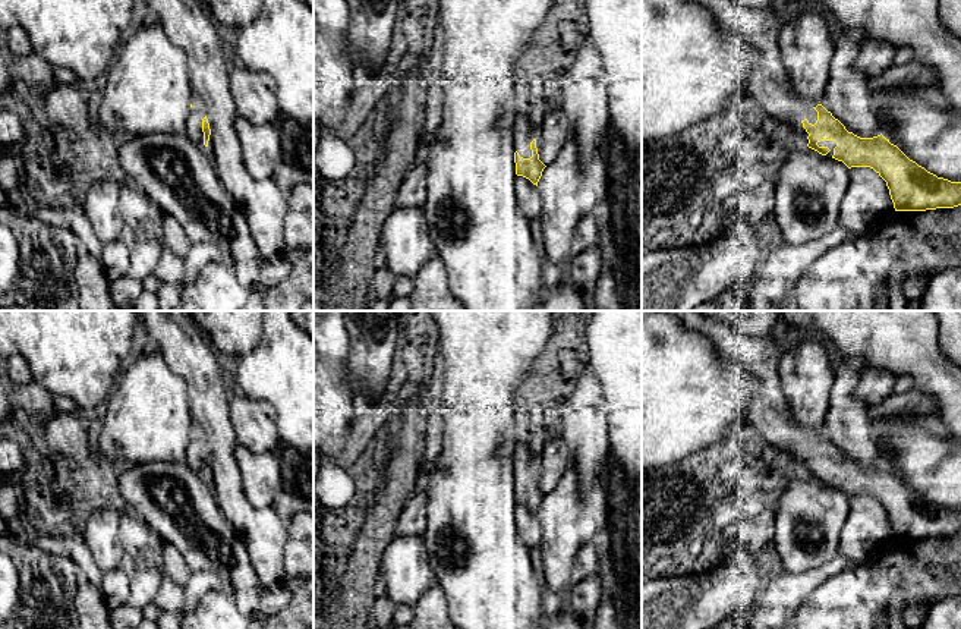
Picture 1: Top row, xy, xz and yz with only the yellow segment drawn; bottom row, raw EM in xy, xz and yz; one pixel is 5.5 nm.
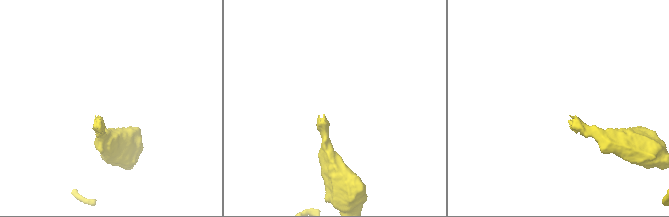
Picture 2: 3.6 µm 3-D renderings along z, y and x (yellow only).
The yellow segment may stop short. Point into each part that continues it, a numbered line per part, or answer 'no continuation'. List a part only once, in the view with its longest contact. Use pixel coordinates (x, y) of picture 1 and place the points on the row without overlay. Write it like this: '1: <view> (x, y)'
1: yz (769, 418)

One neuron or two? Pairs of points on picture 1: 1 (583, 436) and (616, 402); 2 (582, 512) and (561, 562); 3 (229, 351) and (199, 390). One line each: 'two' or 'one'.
1: two
2: one
3: two

